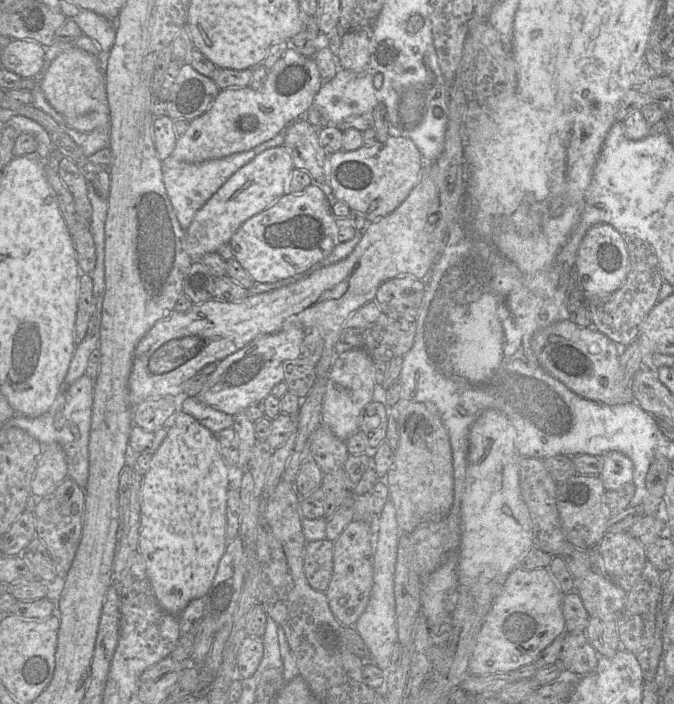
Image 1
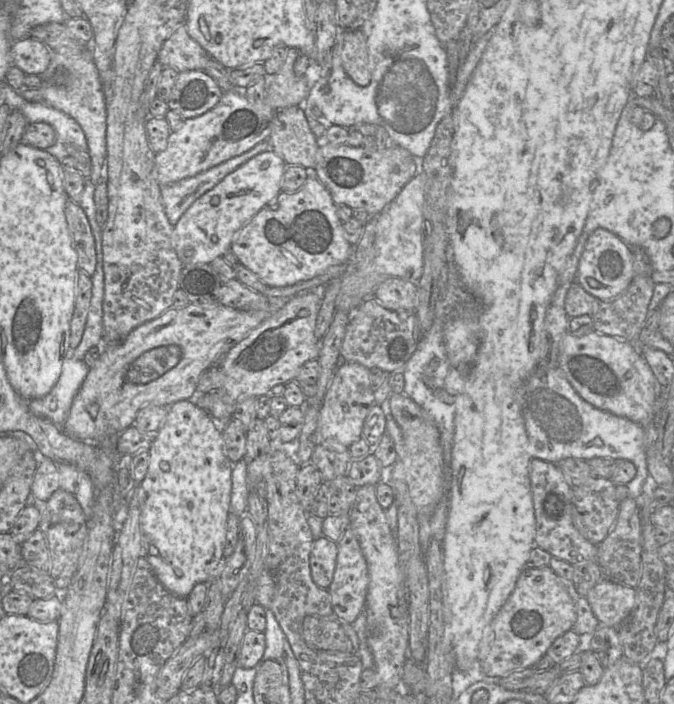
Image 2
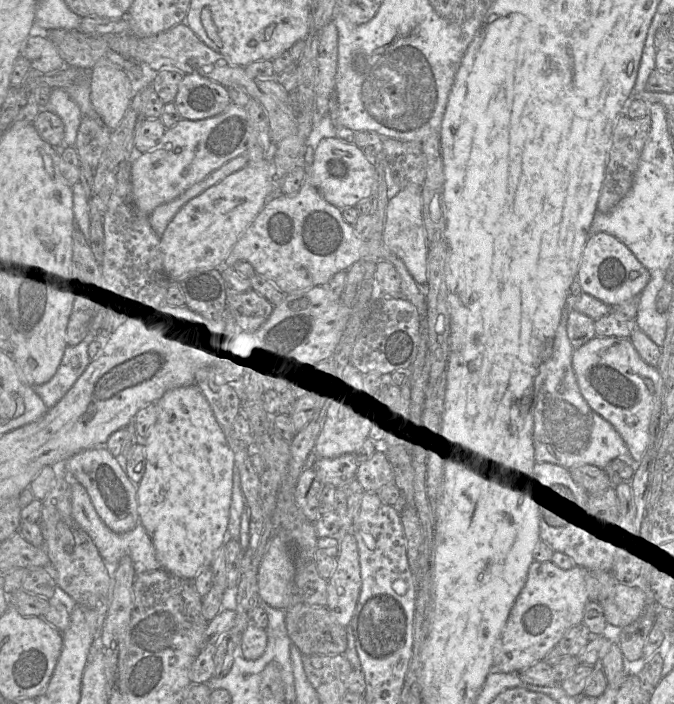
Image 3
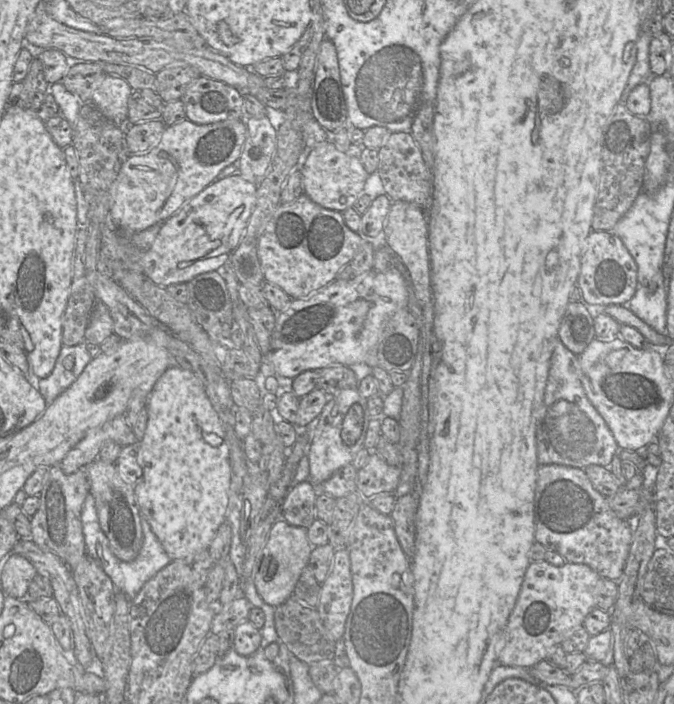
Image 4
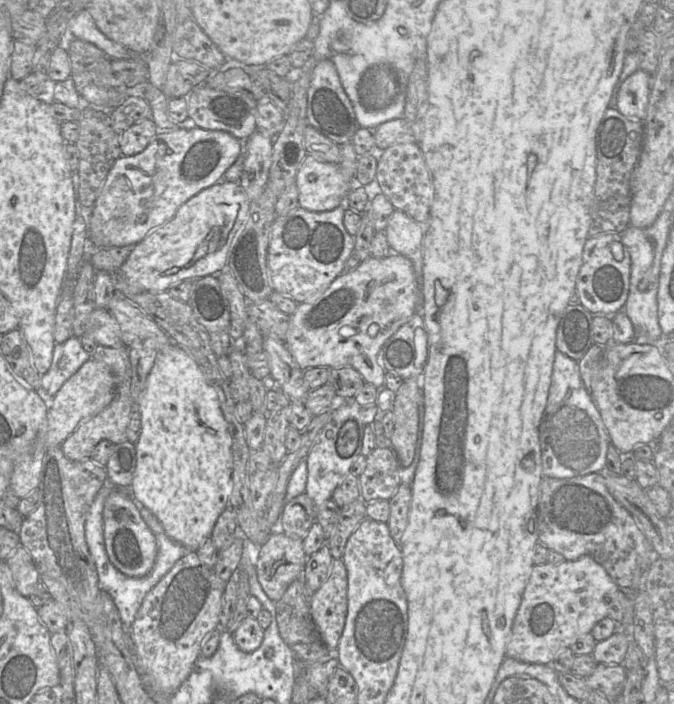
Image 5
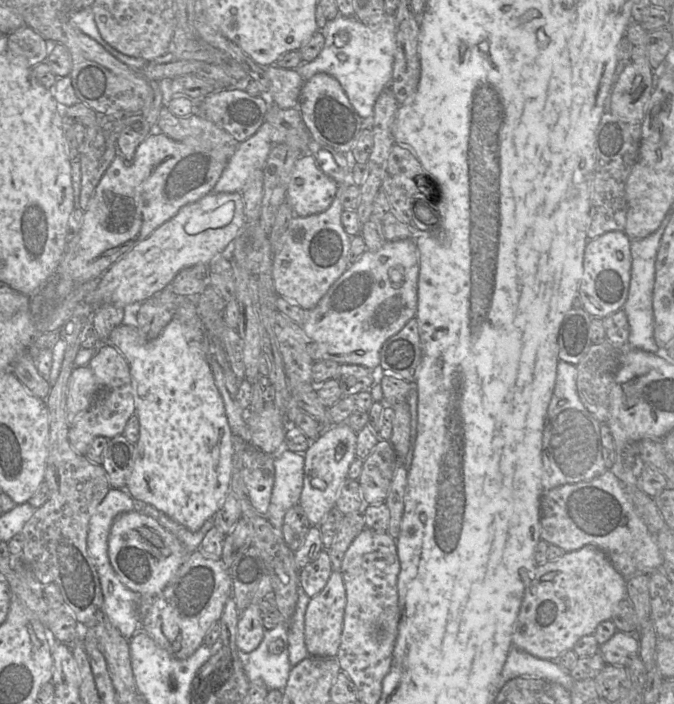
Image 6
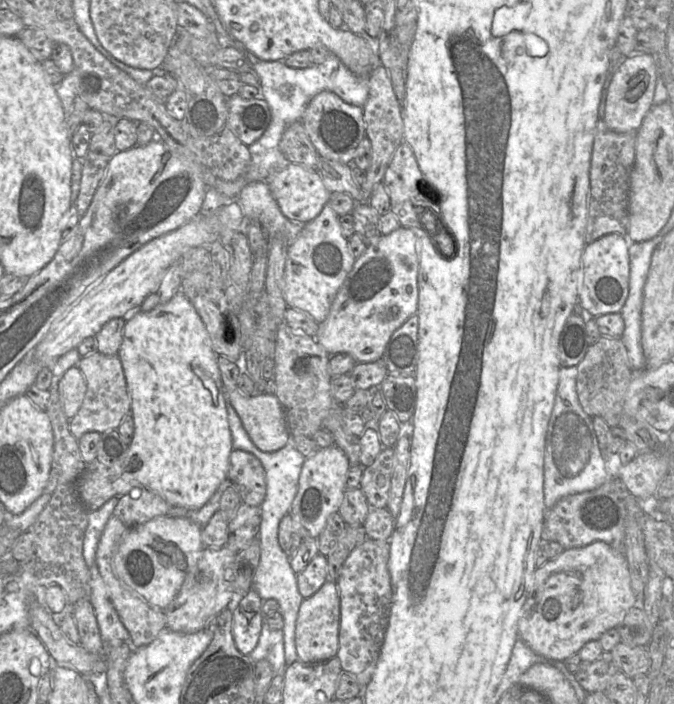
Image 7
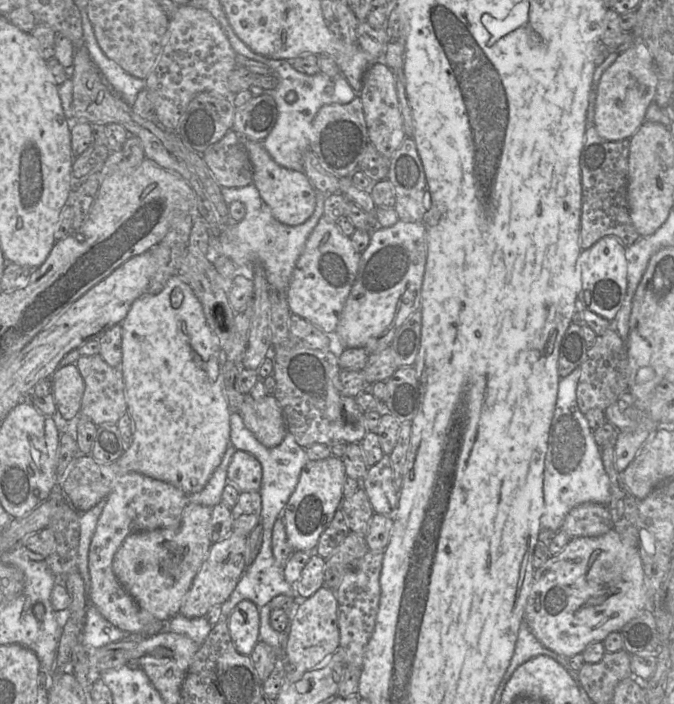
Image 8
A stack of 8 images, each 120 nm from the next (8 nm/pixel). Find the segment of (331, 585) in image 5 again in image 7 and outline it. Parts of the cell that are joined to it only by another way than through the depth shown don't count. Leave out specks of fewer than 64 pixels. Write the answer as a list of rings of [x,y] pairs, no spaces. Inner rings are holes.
[[[326,581],[310,598],[302,601],[296,621],[295,645],[304,663],[327,661],[337,656],[340,629],[340,595],[335,581]]]

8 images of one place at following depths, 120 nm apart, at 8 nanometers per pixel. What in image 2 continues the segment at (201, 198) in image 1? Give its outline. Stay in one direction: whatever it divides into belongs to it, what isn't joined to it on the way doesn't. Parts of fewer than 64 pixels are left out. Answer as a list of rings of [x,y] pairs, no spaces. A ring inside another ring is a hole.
[[[268,139],[249,151],[233,157],[205,172],[178,182],[161,185],[161,197],[166,216],[175,226],[187,209],[202,195],[213,189],[228,174],[248,162],[254,156],[270,149]]]

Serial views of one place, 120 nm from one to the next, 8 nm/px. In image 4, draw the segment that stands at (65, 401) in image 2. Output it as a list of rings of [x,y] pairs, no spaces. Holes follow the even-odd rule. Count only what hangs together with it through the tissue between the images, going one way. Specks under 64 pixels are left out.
[[[86,340],[75,346],[63,345],[49,376],[38,378],[31,375],[29,378],[29,383],[40,392],[47,405],[64,392],[91,361],[86,345]]]

